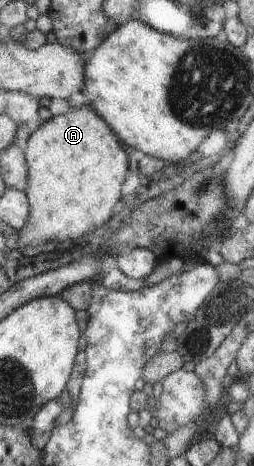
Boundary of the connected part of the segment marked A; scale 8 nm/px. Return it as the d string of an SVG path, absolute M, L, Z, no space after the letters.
M88 105L52 116L30 134L22 144L28 164L28 185L24 193L30 204L30 213L18 232L19 247L47 241L77 240L112 217L121 198L125 174L129 171L129 159L121 143L112 128Z

